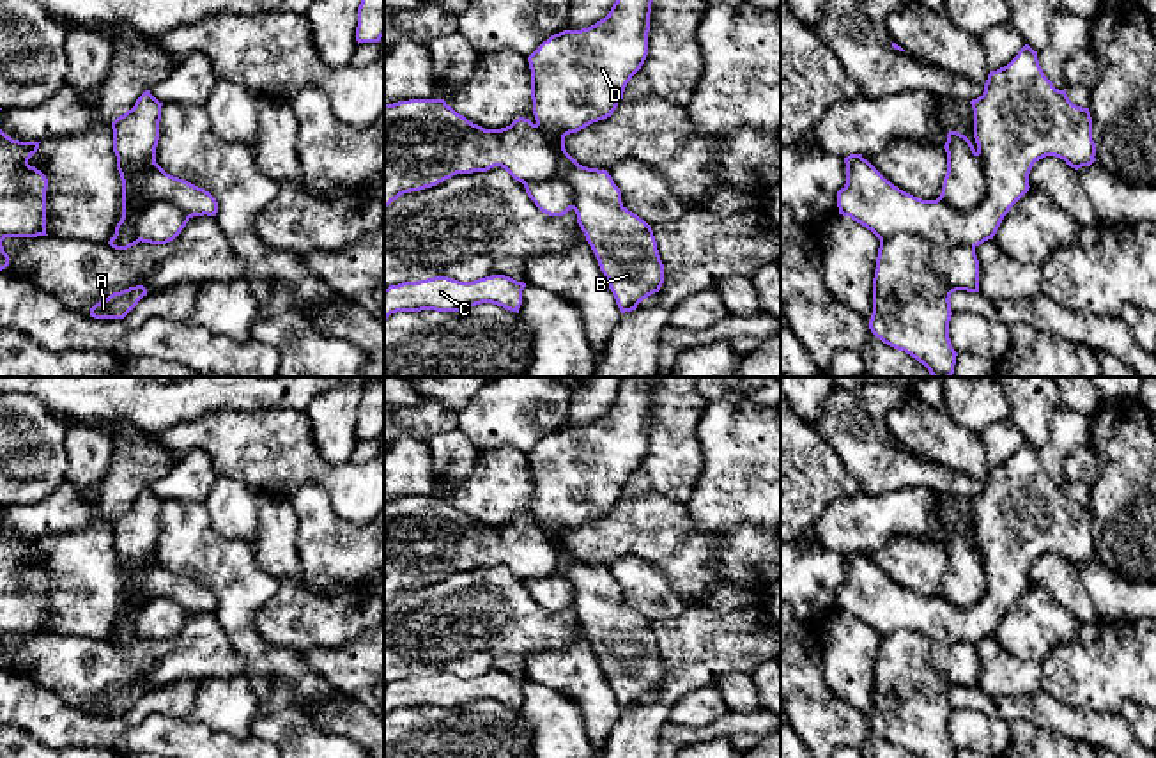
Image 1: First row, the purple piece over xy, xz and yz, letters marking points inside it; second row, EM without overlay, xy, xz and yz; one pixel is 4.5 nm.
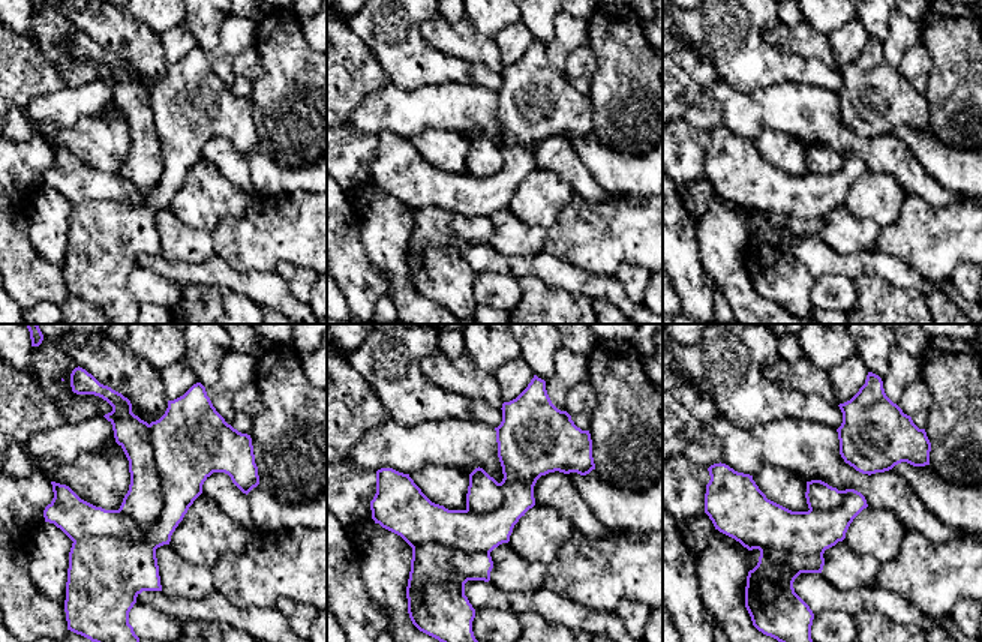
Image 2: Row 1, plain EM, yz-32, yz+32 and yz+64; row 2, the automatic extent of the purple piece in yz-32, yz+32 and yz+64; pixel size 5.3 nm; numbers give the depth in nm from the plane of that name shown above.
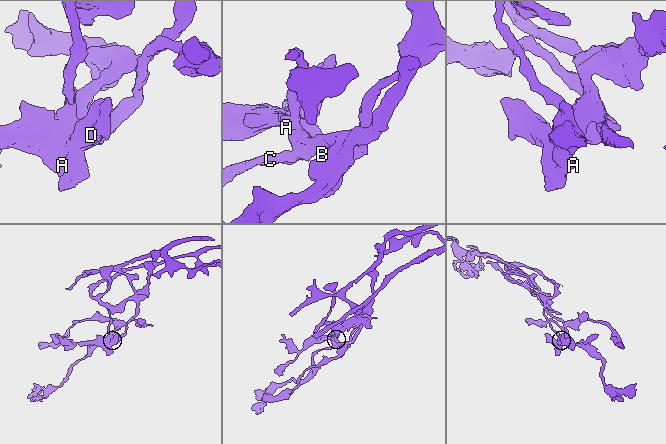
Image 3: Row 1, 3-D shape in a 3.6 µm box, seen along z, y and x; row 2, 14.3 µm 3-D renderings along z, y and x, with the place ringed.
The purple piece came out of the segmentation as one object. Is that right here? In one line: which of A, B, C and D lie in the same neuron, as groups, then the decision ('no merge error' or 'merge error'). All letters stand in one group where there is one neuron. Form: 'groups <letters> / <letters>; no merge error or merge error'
groups A B / C D; merge error

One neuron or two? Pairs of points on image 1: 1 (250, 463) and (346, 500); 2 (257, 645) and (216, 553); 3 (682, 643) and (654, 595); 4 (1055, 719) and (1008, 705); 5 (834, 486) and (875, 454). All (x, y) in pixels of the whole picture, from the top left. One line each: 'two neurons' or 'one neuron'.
1: one neuron
2: one neuron
3: two neurons
4: one neuron
5: two neurons

